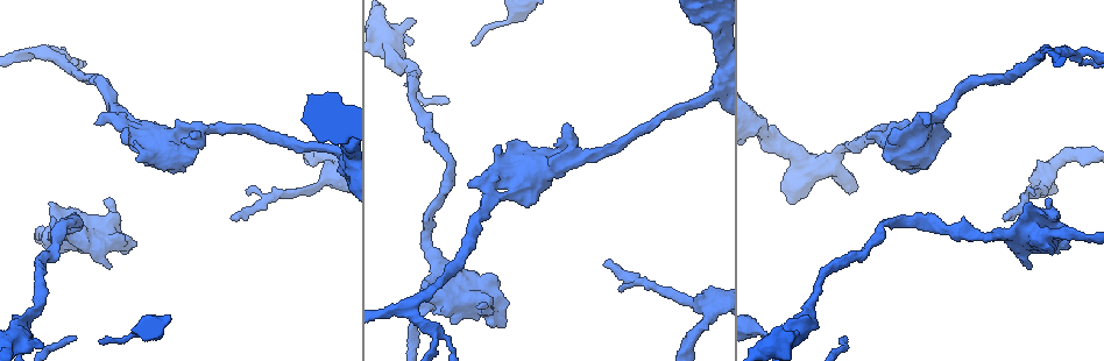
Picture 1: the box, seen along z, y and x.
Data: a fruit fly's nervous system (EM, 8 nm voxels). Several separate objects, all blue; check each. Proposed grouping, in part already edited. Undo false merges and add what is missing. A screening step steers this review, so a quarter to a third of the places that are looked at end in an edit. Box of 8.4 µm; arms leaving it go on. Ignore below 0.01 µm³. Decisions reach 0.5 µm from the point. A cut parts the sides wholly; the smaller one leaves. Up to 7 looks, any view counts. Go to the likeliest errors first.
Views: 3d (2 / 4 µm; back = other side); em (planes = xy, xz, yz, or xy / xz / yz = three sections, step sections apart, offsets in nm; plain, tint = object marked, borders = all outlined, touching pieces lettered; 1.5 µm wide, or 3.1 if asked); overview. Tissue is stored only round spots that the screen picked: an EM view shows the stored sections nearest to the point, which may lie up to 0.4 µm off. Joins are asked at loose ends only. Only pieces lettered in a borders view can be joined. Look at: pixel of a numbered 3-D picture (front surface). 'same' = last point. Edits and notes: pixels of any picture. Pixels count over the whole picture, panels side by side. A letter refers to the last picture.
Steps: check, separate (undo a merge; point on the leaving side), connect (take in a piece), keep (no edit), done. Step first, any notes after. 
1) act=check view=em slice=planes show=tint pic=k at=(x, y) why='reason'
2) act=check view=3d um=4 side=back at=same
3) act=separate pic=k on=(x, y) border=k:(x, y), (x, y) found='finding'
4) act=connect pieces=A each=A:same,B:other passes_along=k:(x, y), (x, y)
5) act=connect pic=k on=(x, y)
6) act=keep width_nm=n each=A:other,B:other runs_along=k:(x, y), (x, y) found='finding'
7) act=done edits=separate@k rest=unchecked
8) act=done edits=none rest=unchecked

act=check view=em slice=xz step=8 show=tint pic=1 at=(1008, 215) why='branch stops here'

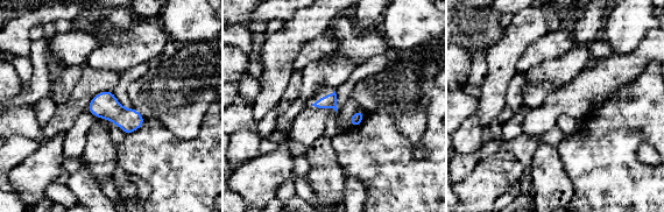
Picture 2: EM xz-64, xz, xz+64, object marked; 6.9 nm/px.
act=check view=em slice=yz step=4 show=tint at=same

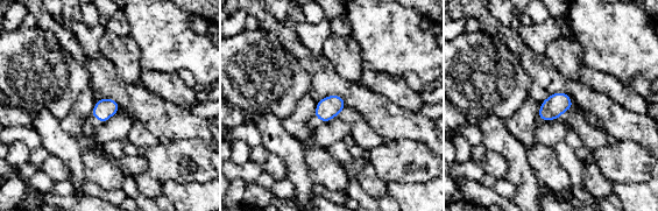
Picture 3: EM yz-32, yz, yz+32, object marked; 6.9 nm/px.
act=check view=em slice=yz step=4 show=borders at=same

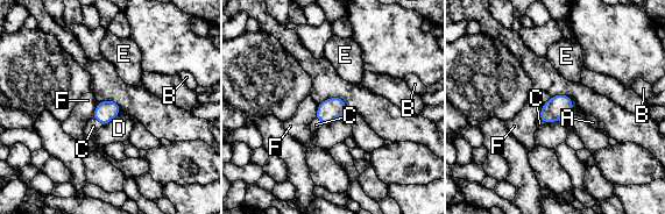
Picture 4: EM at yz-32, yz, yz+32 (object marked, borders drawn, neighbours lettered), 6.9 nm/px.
act=connect pieces=C each=A:other,B:other,C:same,D:other,E:other,F:other found='it goes on there'

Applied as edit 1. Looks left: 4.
act=check view=em slice=planes show=borders pic=1 at=(471, 42) why='end of a long branch'

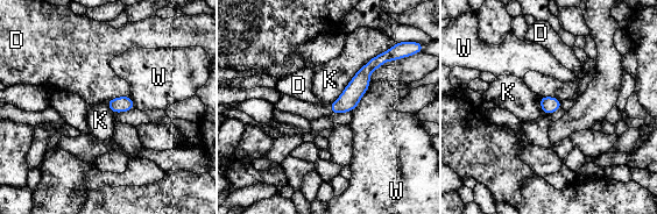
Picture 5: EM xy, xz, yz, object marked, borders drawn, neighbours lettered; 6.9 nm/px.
act=keep width_nm=110 each=D:other,K:other,W:other runs_along=5:(382, 59), (334, 111) found='none of them fits'

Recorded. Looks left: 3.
act=check view=em slice=planes show=borders pic=1 at=(105, 199) why='branch stops here'

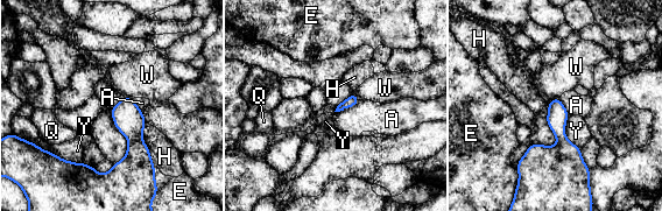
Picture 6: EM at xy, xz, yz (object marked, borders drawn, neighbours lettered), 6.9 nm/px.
act=keep longest_contact=Y:260nm each=A:other,E:other,H:other,Q:other,W:other,Y:other runs_along=6:(128, 100), (133, 155), (111, 174), (87, 169) found='none of them fits'

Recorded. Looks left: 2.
act=done edits=connect@4 rest=unchecked

